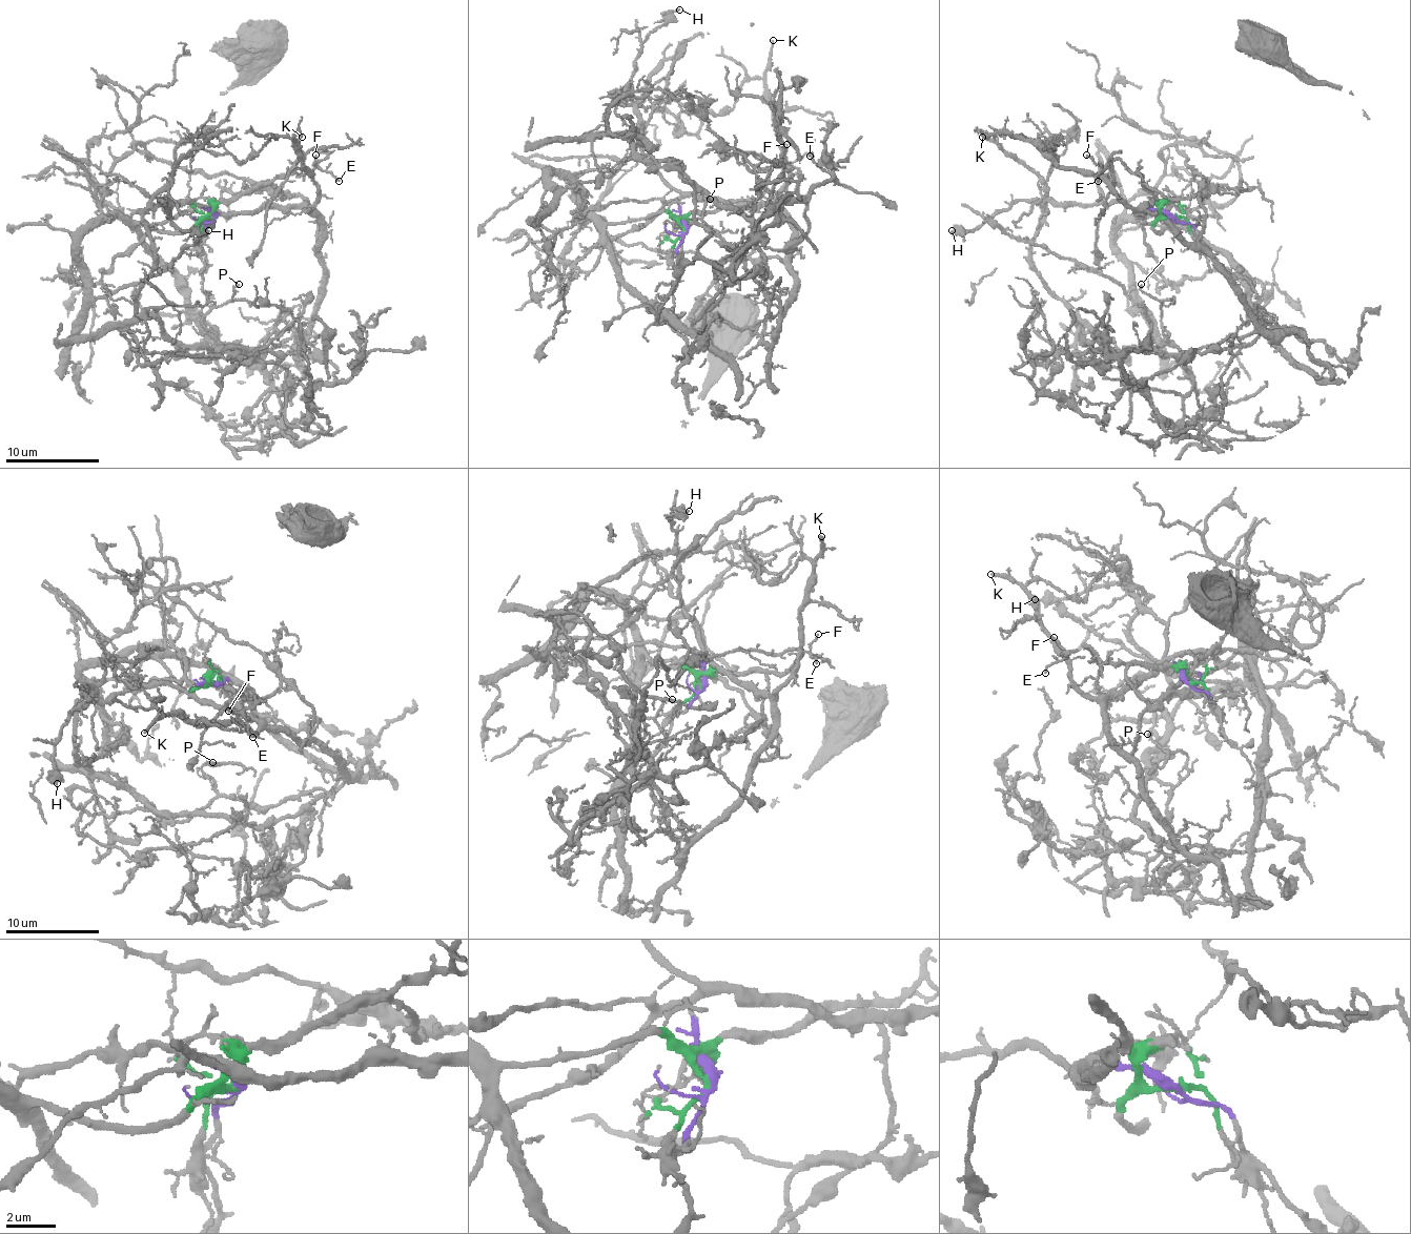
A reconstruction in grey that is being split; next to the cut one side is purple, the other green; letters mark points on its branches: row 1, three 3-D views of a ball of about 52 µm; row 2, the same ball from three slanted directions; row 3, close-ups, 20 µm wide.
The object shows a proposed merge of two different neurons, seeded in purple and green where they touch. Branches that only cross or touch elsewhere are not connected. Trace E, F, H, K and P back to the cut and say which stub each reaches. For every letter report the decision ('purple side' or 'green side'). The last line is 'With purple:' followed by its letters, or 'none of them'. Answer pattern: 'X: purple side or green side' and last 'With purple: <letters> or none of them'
E: purple side
F: purple side
H: purple side
K: purple side
P: purple side
With purple: E, F, H, K, P

